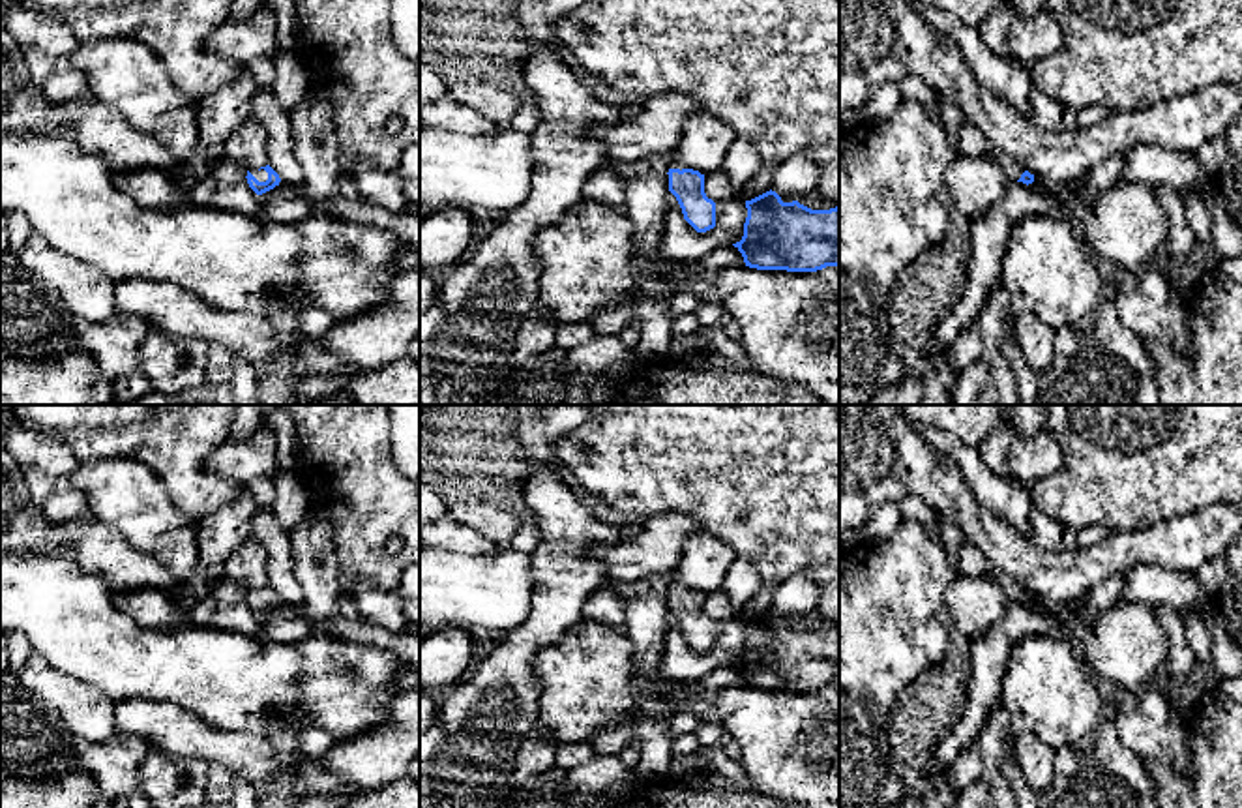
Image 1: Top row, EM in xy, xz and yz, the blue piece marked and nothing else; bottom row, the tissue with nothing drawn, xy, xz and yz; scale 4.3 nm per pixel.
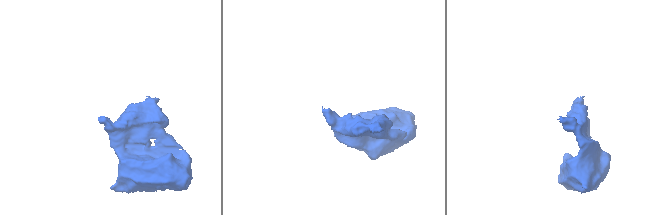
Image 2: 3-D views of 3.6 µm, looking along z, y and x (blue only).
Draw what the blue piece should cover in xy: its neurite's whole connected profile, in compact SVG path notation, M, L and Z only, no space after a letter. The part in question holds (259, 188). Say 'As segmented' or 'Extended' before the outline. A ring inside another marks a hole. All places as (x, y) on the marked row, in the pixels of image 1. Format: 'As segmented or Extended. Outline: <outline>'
Extended. Outline: M270 165L260 167L260 169L249 169L245 178L247 178L249 187L257 195L262 195L274 189L281 182L279 174Z

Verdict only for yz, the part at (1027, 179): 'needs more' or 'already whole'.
needs more

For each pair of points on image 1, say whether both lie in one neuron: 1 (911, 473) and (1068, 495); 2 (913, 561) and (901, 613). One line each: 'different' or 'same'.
1: different
2: same

